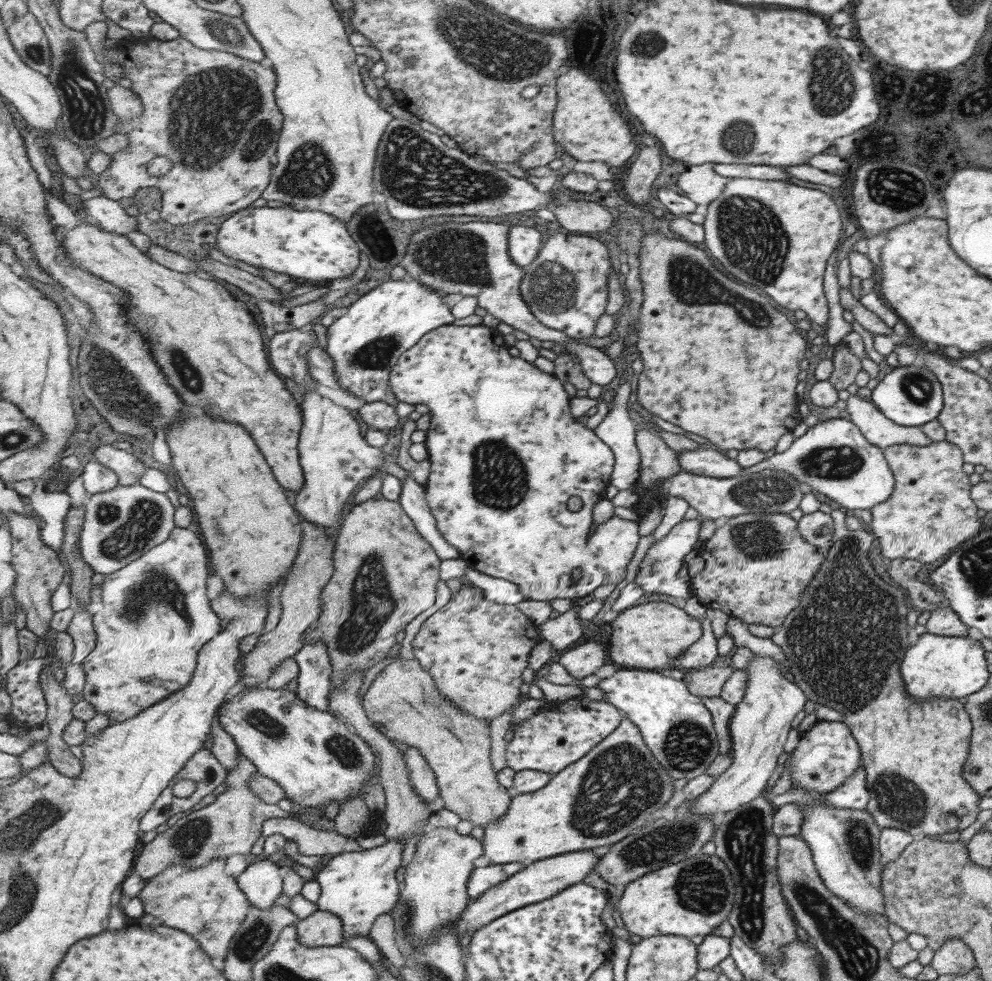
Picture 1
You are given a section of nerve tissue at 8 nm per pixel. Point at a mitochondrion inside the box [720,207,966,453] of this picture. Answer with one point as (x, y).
(916, 387)

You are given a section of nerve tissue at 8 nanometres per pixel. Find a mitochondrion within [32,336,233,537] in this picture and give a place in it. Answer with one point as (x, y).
(113, 385)

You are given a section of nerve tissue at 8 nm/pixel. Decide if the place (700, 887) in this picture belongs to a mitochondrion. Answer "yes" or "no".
yes

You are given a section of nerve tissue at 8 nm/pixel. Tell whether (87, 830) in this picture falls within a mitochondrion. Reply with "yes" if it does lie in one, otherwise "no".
no

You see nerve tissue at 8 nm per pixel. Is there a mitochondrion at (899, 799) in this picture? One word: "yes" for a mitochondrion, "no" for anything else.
yes

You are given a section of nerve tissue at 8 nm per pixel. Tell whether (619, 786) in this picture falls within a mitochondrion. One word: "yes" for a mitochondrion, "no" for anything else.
yes

